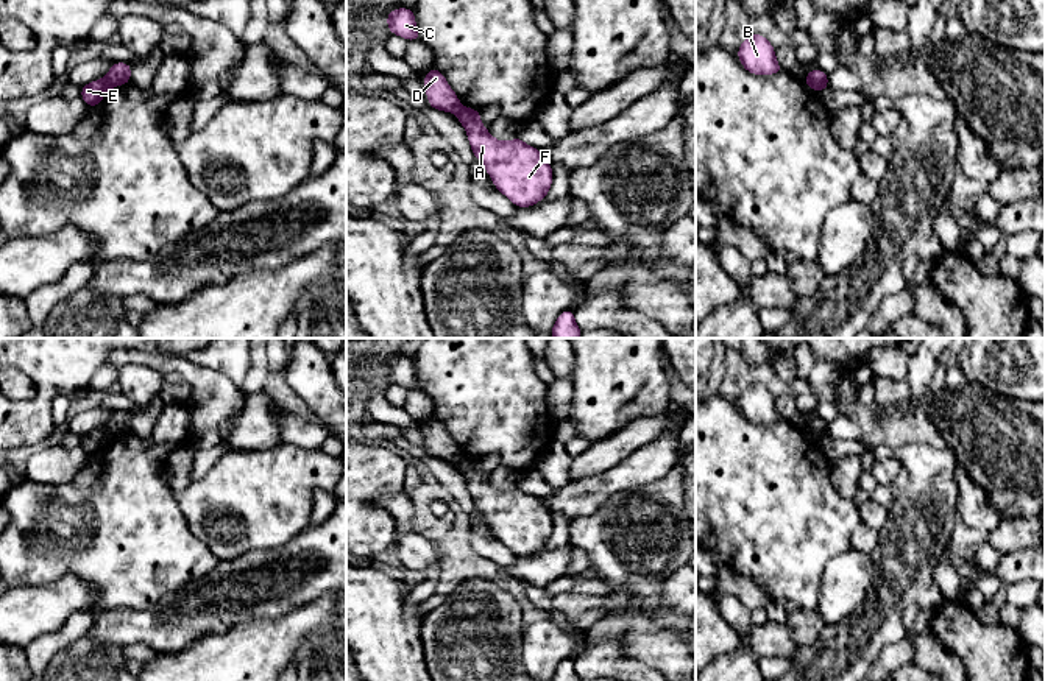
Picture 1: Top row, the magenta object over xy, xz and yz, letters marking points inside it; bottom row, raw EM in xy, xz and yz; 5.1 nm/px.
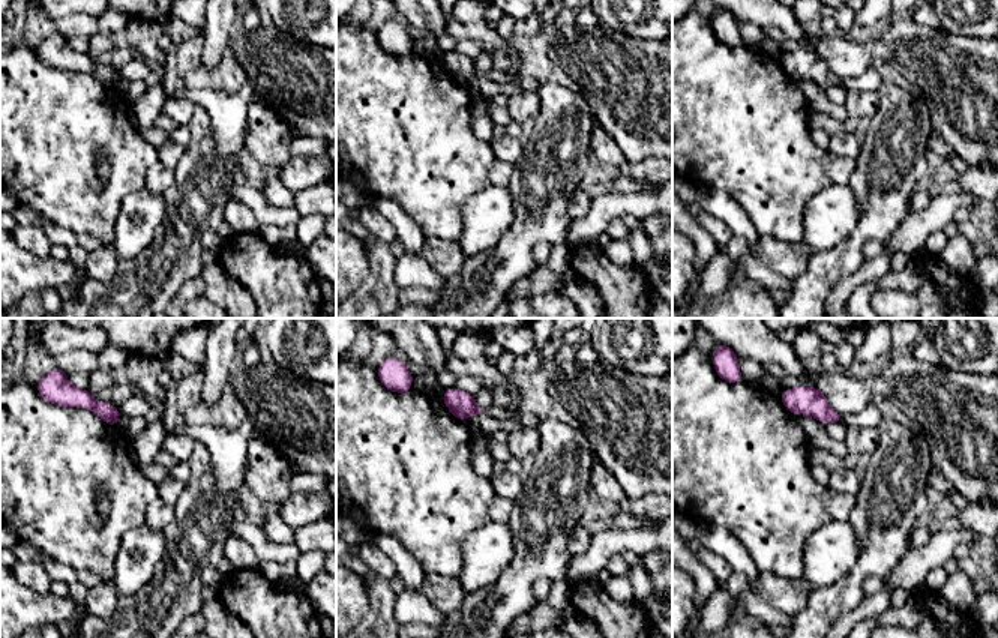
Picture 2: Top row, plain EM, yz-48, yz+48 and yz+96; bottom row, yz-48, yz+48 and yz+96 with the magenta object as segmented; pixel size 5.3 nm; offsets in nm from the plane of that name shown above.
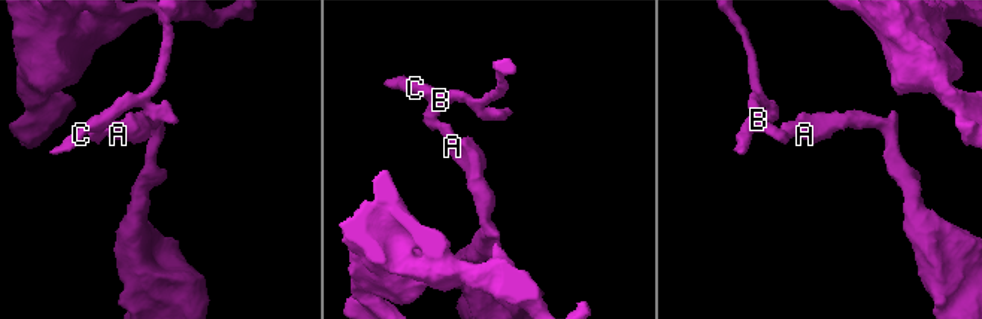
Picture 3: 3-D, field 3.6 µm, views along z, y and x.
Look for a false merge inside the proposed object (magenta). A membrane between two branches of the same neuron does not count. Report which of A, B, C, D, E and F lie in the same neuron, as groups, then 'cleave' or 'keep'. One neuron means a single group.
groups A F / B C D E; cleave

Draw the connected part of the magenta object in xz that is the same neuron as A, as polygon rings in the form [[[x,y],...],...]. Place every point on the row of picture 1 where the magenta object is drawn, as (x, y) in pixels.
[[[459,106],[454,114],[465,126],[474,157],[502,195],[522,209],[546,198],[554,175],[541,150],[524,143],[518,136],[510,142],[499,142],[484,128],[477,109]]]

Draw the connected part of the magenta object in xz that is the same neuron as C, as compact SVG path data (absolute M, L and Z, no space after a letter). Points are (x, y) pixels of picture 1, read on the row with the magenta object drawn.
M396 8L387 14L387 26L391 34L401 36L406 41L420 41L420 31L415 23L413 9Z

